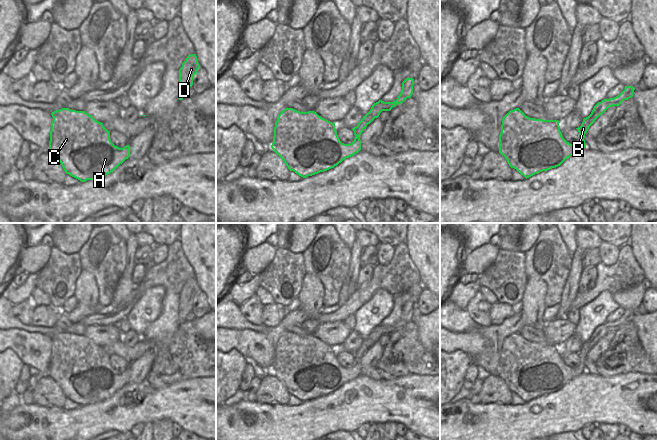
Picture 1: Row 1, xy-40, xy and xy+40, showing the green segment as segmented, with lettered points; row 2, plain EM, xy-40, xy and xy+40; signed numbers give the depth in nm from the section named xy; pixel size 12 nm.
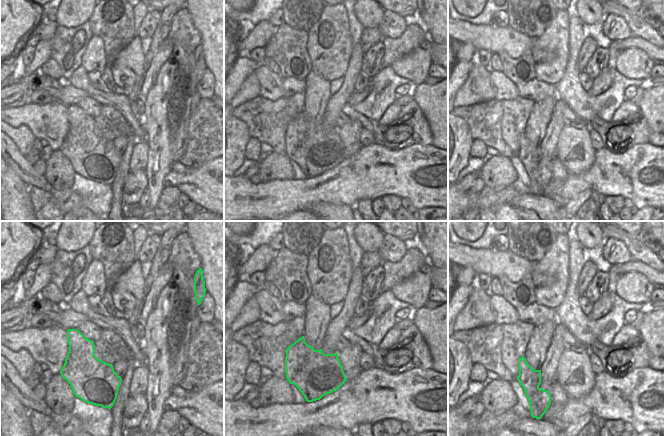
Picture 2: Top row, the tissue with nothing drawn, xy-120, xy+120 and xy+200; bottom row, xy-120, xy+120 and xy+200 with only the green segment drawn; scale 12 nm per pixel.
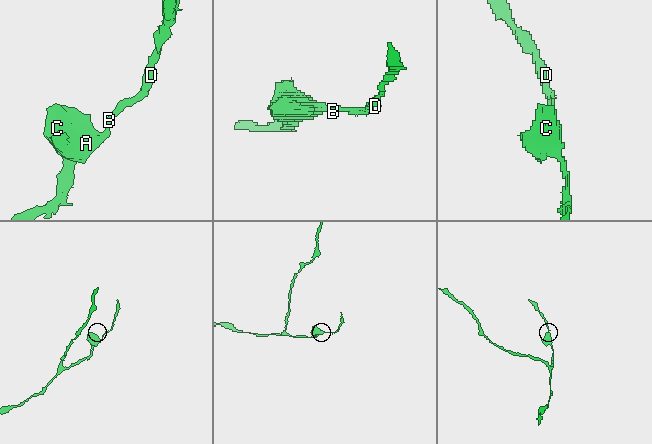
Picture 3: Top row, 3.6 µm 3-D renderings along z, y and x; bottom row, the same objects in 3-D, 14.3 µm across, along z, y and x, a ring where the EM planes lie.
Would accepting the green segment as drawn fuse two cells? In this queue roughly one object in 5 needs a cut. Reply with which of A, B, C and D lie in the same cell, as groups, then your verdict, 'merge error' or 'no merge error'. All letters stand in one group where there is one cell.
groups A B C D; no merge error

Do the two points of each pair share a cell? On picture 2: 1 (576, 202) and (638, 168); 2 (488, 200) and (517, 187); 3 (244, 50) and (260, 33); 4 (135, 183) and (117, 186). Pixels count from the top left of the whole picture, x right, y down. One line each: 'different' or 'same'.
1: different
2: same
3: same
4: different

